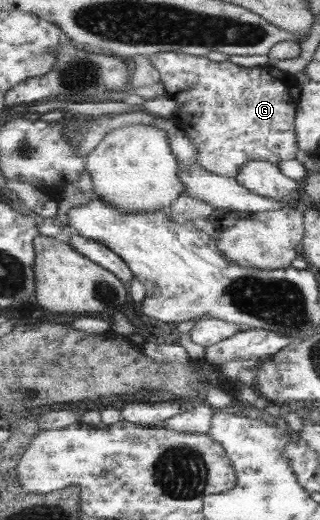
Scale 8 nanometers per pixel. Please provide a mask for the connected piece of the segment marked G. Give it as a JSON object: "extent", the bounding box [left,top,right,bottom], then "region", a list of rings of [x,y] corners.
{"extent":[148,52,302,178],"region":[[[158,52],[157,54],[149,55],[148,60],[155,67],[156,74],[159,74],[162,84],[165,88],[165,94],[172,97],[175,102],[181,105],[181,110],[175,114],[174,118],[180,121],[181,128],[189,134],[189,138],[194,142],[197,147],[198,163],[207,170],[218,174],[219,176],[226,176],[231,178],[237,178],[240,173],[241,167],[248,162],[255,161],[269,161],[274,163],[280,163],[284,160],[293,160],[297,158],[298,150],[298,138],[296,133],[296,114],[299,109],[299,96],[302,93],[301,90],[301,78],[299,76],[294,77],[289,74],[285,74],[282,78],[275,78],[267,72],[268,65],[258,66],[255,68],[245,68],[238,64],[233,64],[228,60],[223,62],[214,62],[207,57],[193,56],[192,54],[185,54],[180,52]]]}

